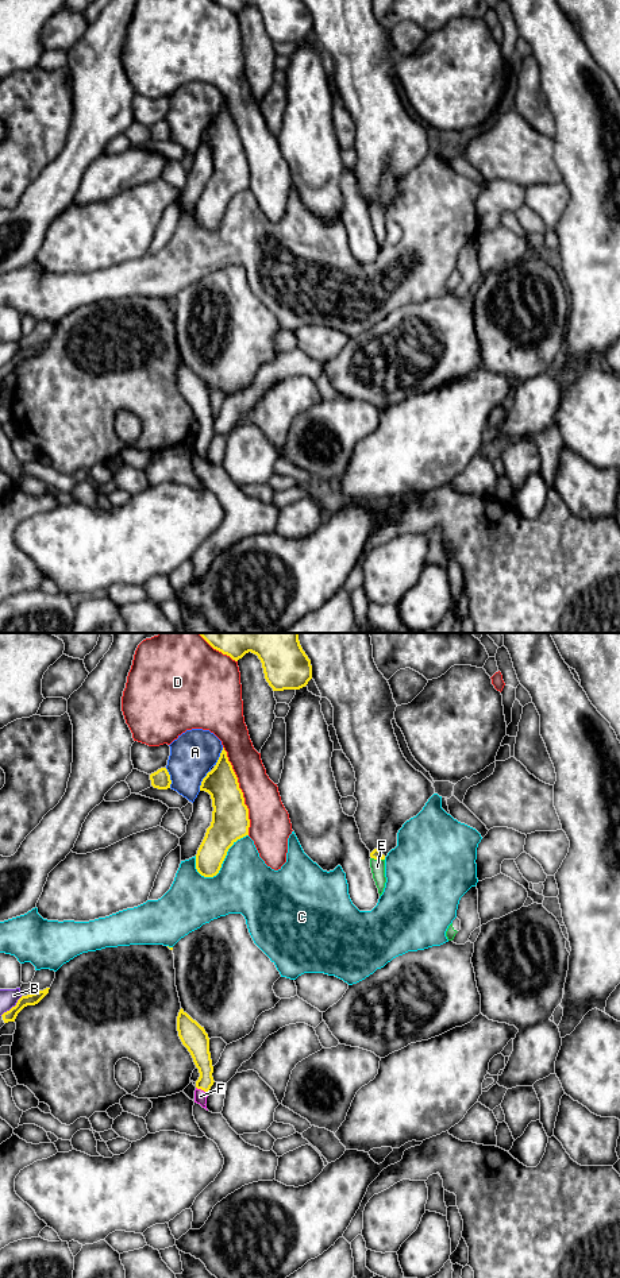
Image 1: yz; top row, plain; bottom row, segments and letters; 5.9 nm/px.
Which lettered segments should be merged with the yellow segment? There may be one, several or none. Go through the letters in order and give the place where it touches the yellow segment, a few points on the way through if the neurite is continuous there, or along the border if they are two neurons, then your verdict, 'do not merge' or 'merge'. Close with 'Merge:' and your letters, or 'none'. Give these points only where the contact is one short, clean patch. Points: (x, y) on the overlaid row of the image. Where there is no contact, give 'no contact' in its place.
A: meets yellow in yz at (169, 778); do not merge
B: meets yellow in yz at (12, 1007); do not merge
C: meets yellow in yz at (222, 863); do not merge
D: meets yellow in yz at (241, 791); do not merge
E: meets yellow in yz at (378, 858); runs through yz (377, 854), (378, 858), (377, 867); merge
F: meets yellow in yz at (201, 1089); runs through yz (199, 1047), (204, 1064), (201, 1089), (200, 1096); merge
Merge: E, F

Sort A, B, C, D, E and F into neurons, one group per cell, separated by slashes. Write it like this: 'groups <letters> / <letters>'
groups A / B / C / D / E F

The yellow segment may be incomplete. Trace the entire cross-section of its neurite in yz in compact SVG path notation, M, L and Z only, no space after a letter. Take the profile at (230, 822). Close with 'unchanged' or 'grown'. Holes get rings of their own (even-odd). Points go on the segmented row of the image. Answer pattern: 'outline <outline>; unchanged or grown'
outline M222 750L215 768L203 779L200 791L205 791L212 799L212 822L196 854L196 869L204 877L213 877L219 873L228 849L240 838L249 835L249 808L244 804L243 792L239 788L238 777L228 761L227 752Z; unchanged

